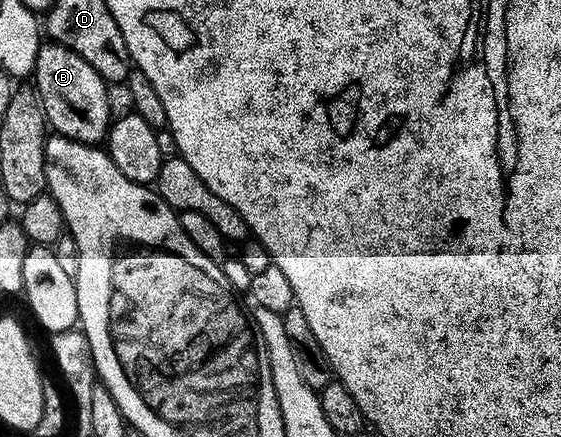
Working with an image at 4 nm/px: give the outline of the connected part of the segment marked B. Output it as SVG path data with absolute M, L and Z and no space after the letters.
M47 41L40 46L33 70L33 86L43 107L46 126L54 134L78 143L102 144L113 122L113 114L111 99L107 96L108 84L99 76L97 69L93 69L89 61L77 57L77 53L69 48Z

